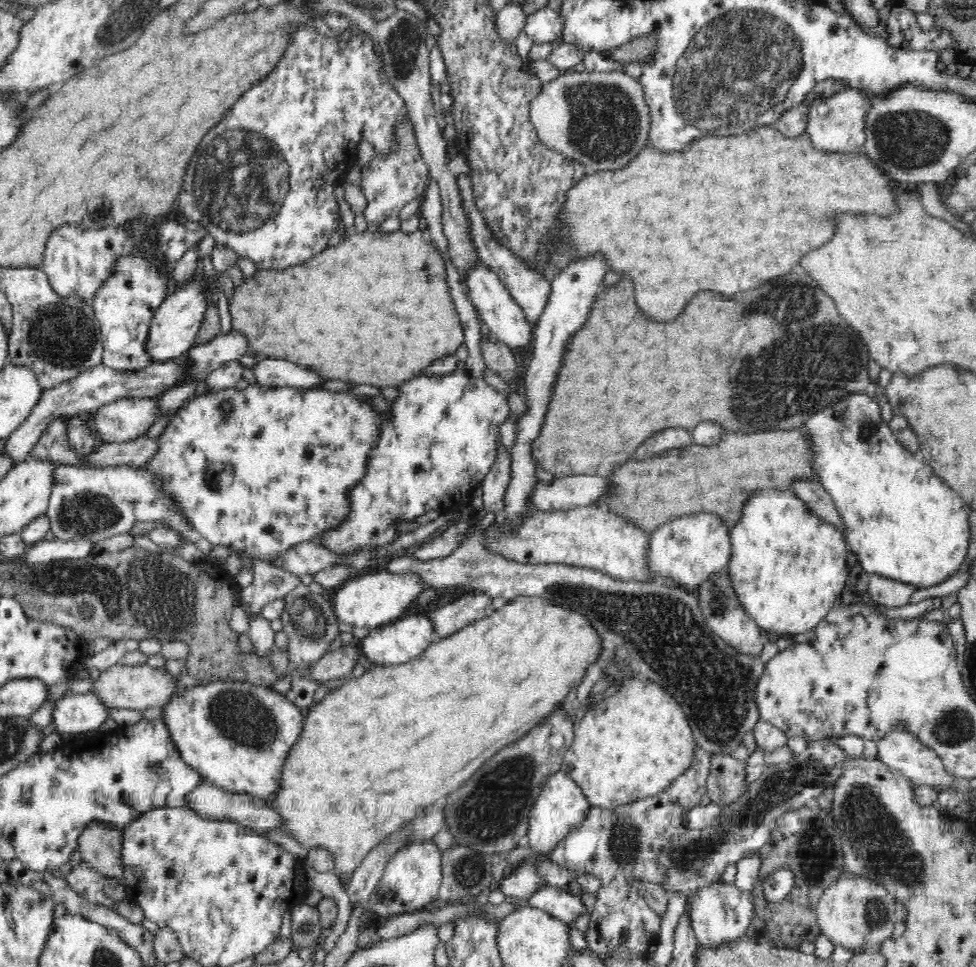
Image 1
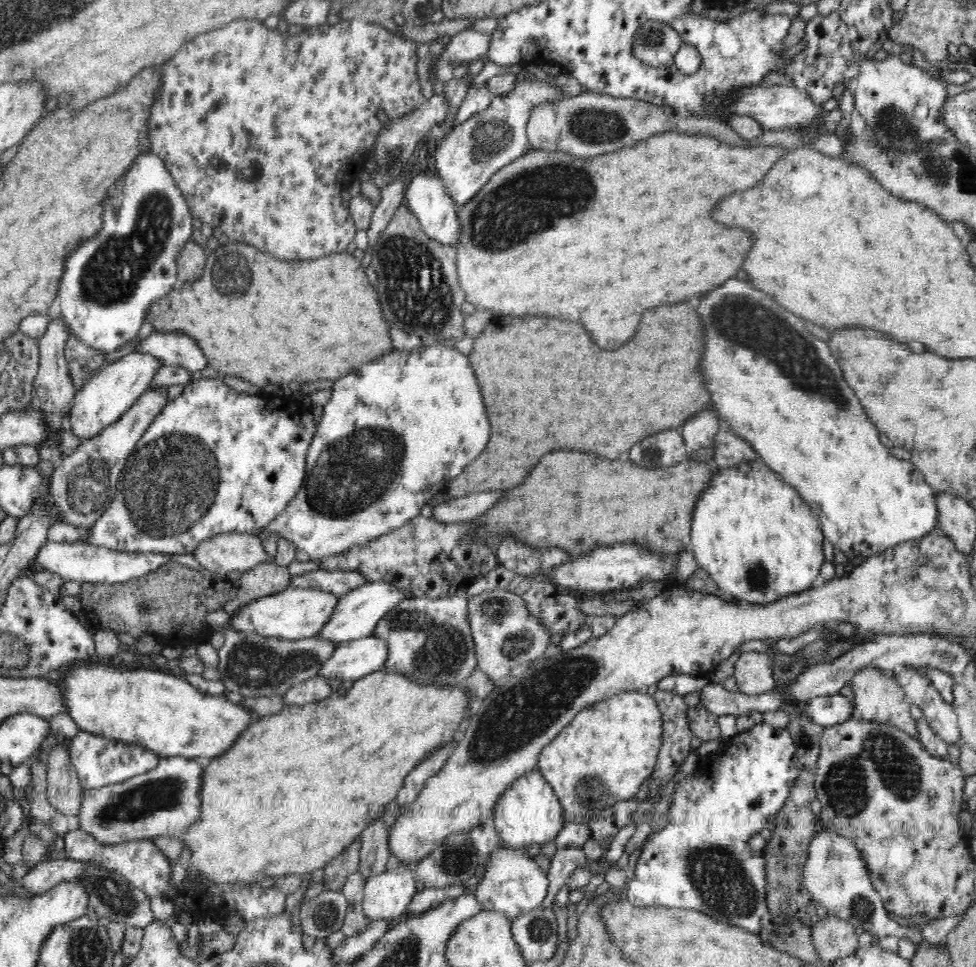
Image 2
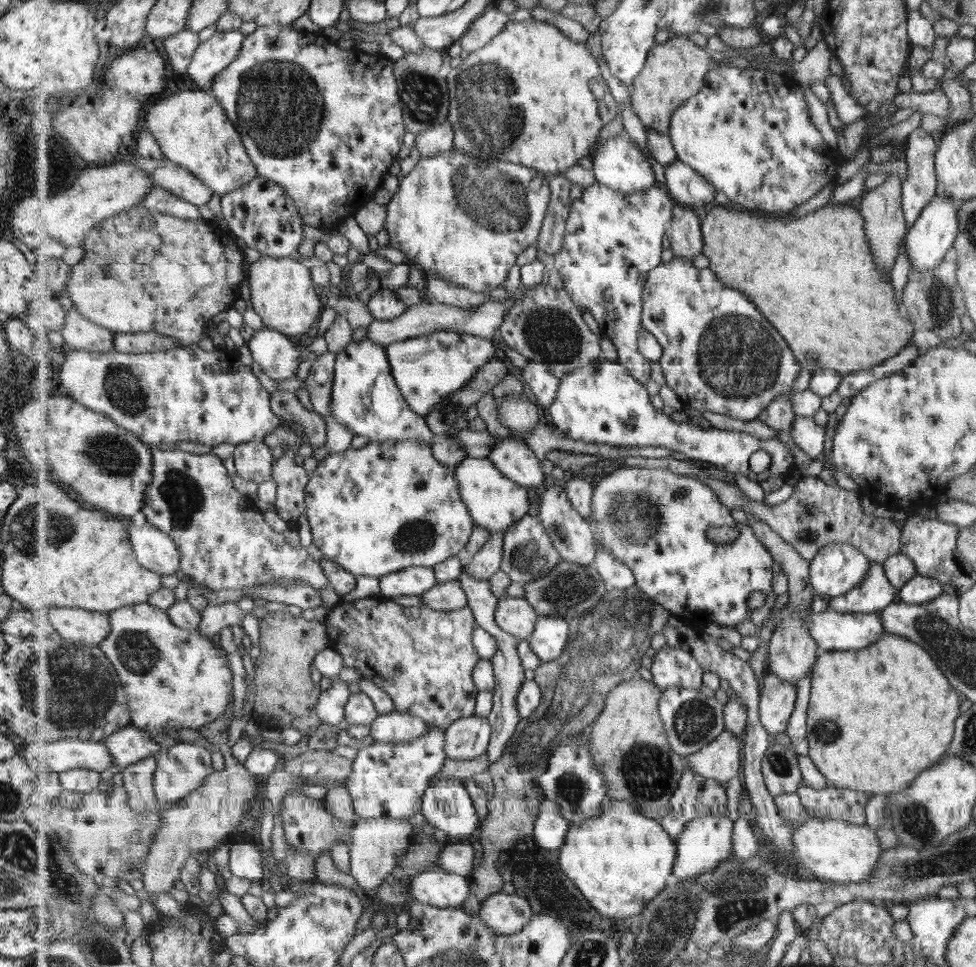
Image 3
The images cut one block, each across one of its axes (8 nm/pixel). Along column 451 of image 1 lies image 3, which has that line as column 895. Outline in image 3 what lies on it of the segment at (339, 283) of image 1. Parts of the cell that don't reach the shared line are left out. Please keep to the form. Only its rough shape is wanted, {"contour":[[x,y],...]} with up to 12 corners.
{"contour":[[854,203],[715,205],[703,254],[803,368],[910,342]]}

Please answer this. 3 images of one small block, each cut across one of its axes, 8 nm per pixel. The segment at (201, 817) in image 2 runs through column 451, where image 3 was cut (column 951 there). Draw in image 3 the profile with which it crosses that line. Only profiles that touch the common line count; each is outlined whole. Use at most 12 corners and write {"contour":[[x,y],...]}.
{"contour":[[883,632],[820,652],[810,758],[885,797],[948,752],[957,694]]}

